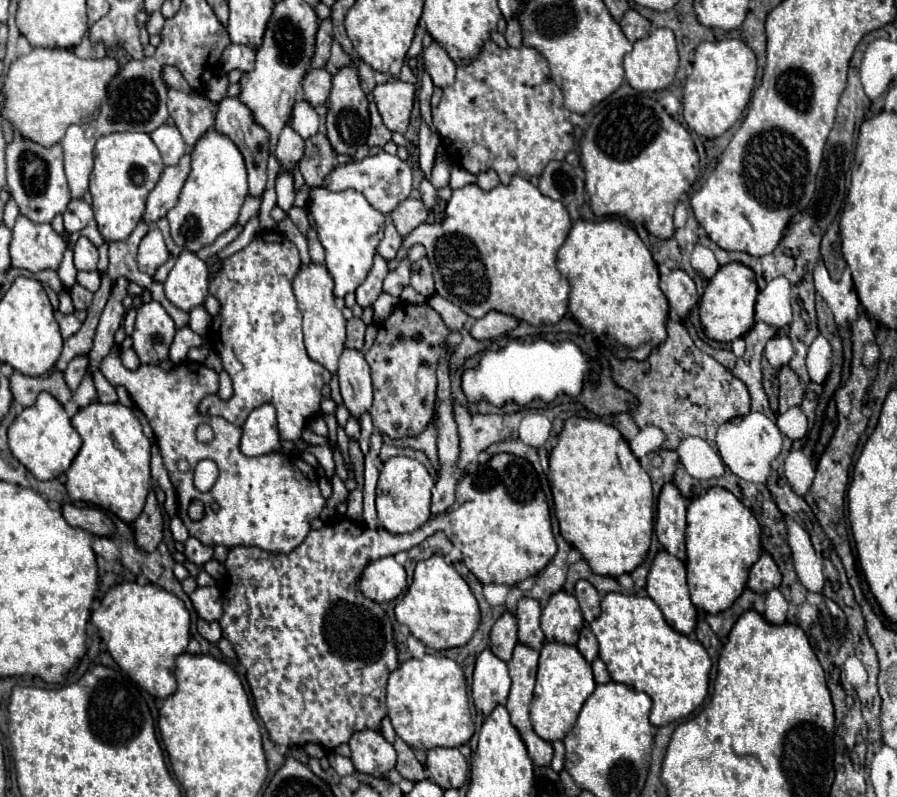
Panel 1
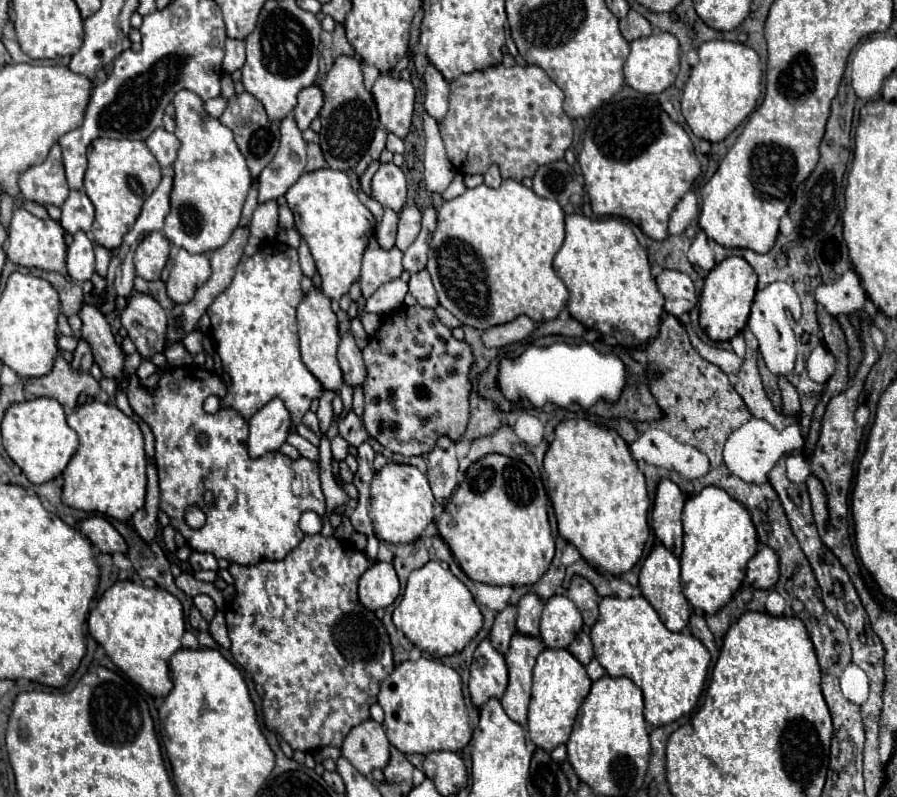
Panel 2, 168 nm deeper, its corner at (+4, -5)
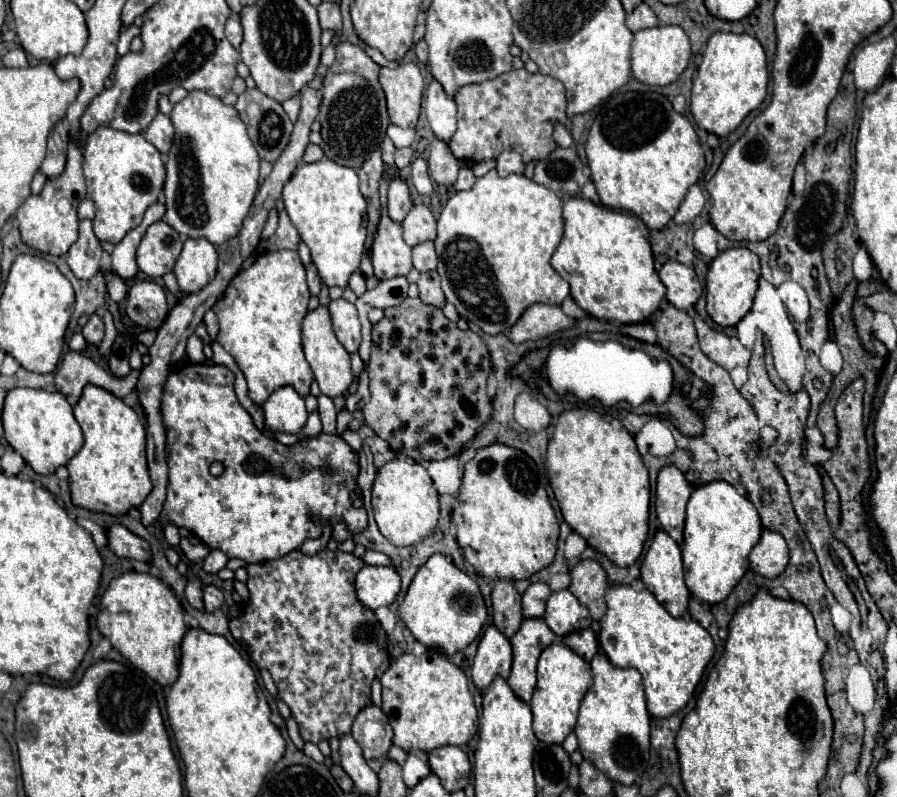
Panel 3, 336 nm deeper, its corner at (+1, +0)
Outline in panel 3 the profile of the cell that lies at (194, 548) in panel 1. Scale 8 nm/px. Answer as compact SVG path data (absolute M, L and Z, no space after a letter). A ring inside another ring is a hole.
M213 550L213 552L205 558L205 562L203 562L203 570L209 572L209 574L217 574L219 570L225 568L227 560L229 560L229 558L227 558L221 550Z

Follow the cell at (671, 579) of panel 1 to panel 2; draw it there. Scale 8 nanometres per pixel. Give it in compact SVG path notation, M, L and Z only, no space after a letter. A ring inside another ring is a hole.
M658 545L648 559L642 565L640 571L640 591L642 595L650 601L650 605L656 609L664 625L672 631L684 631L688 621L690 621L690 605L686 597L682 595L682 585L680 585L680 561L662 545Z

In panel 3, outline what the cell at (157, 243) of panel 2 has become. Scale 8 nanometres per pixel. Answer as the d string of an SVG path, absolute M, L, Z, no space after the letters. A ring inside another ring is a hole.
M163 220L151 224L137 248L137 266L151 278L165 276L173 270L183 248L183 238Z

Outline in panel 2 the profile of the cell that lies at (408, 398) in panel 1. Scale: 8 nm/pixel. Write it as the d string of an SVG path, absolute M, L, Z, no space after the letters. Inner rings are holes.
M414 305L414 307L396 309L394 313L386 315L386 317L382 319L380 329L370 337L370 341L368 341L368 345L364 347L362 353L364 353L364 363L366 363L366 371L368 371L366 381L364 381L364 415L362 415L362 421L364 421L366 431L368 431L382 447L386 447L386 449L392 451L392 453L400 453L400 455L410 457L410 455L424 455L424 453L432 451L432 447L434 447L434 443L436 443L436 439L438 439L440 435L448 435L448 437L454 439L454 441L460 439L460 435L462 435L464 429L466 429L468 417L470 417L470 411L468 411L468 393L470 393L468 369L470 369L474 357L472 357L472 353L470 353L470 347L468 347L464 341L456 341L456 339L452 337L452 331L450 331L446 325L440 323L440 319L436 317L434 309L424 309L424 307L420 307L420 305Z

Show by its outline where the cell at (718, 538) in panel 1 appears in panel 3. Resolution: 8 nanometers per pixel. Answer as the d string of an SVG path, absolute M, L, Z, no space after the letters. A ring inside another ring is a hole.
M725 480L709 482L689 498L686 506L683 570L689 592L703 602L723 602L749 568L749 552L759 542L763 524L755 506Z

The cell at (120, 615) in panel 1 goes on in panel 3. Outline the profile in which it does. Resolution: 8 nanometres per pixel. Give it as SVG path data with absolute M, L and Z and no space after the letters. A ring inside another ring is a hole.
M125 572L111 580L97 616L99 632L131 664L161 686L171 686L179 676L179 644L187 632L181 604L159 578L141 572Z

